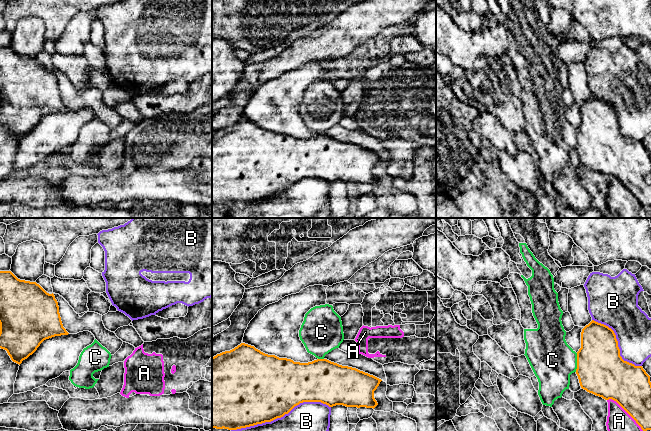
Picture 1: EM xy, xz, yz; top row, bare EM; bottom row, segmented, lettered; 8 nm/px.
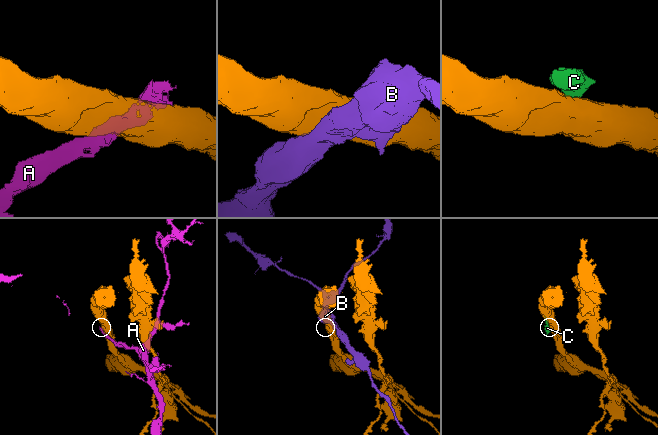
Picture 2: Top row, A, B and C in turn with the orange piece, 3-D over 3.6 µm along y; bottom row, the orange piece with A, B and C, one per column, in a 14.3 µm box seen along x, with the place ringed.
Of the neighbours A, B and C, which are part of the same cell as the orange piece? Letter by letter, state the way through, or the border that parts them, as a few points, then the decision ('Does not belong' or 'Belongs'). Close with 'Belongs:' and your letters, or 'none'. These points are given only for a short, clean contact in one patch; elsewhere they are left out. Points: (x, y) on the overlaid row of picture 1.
A: Does not belong
B: Does not belong
C: Boundary: yz (577, 353), (577, 368), (575, 371). Does not belong
Belongs: none

